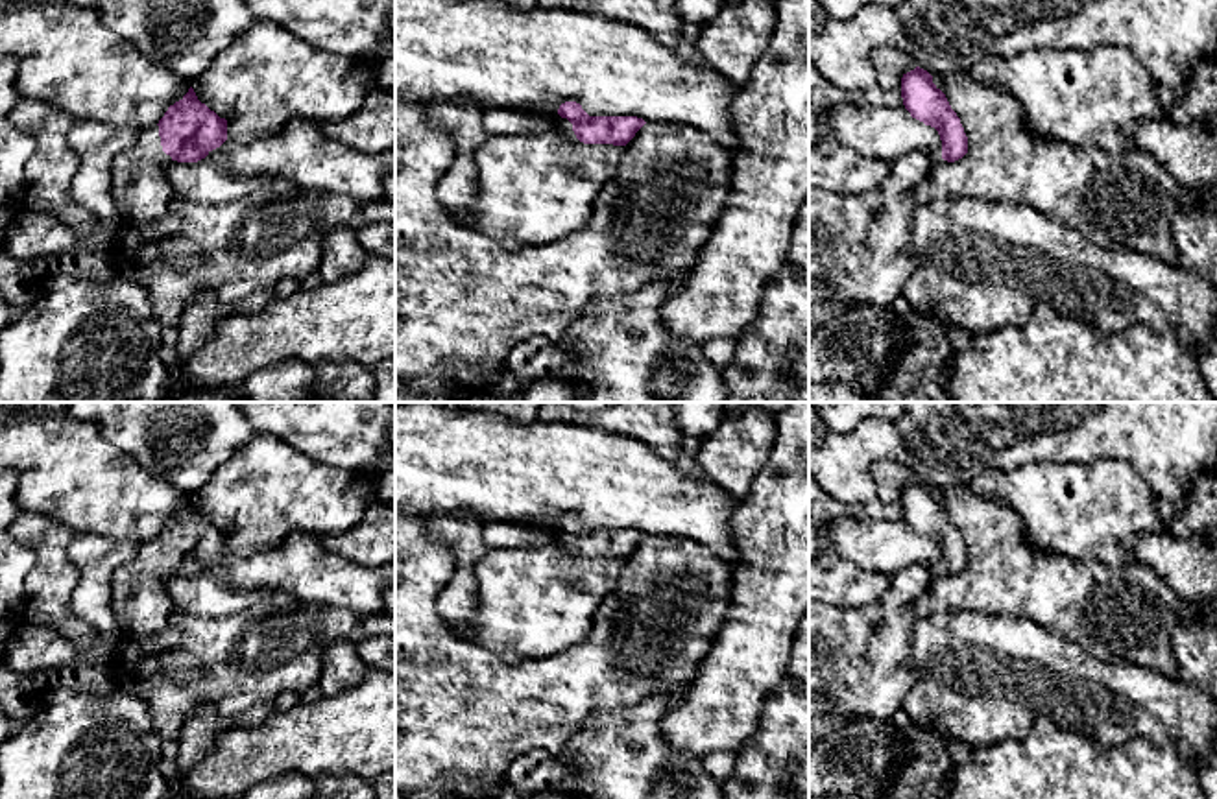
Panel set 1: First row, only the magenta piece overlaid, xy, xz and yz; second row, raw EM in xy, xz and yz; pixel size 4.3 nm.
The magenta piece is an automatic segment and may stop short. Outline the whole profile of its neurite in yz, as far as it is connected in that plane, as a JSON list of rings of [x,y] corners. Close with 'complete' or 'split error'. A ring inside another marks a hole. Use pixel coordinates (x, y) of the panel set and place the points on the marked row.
[[[916,66],[903,74],[901,98],[912,118],[938,131],[940,149],[912,151],[898,157],[890,162],[886,183],[862,196],[838,196],[809,188],[809,279],[831,292],[825,312],[831,306],[901,304],[903,286],[918,266],[910,220],[920,203],[912,192],[940,161],[955,162],[968,153],[968,137],[960,118],[927,70]]] | split error

